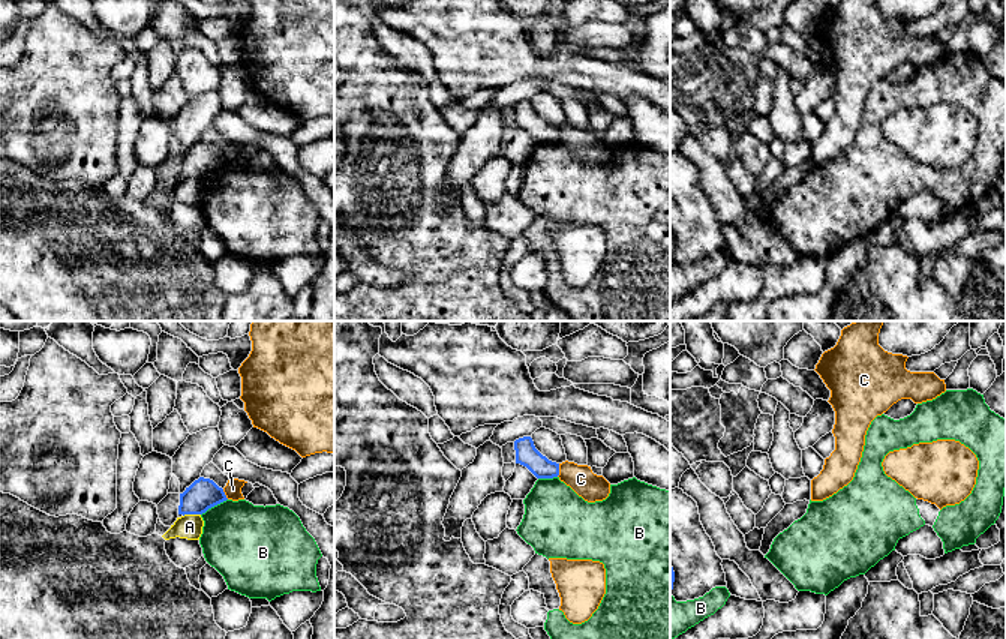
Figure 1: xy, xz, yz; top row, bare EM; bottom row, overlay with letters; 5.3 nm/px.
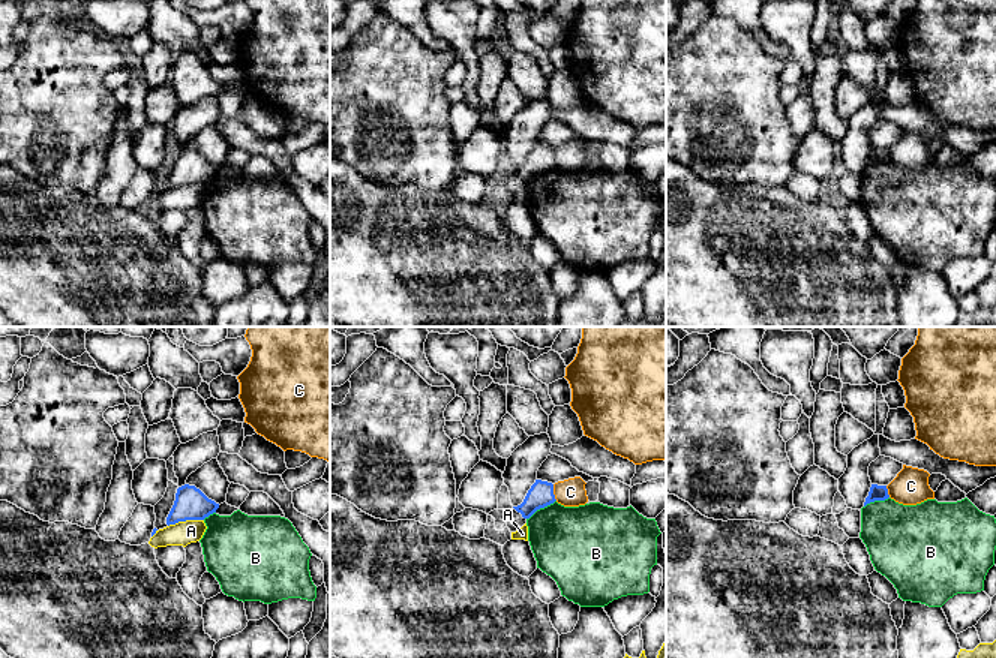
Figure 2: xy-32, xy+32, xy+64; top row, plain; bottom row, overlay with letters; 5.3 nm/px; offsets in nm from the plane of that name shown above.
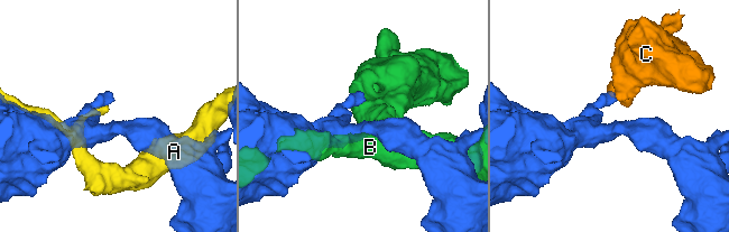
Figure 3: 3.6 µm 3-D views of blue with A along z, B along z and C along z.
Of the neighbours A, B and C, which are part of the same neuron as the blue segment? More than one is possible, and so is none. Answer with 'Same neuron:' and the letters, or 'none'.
Same neuron: none

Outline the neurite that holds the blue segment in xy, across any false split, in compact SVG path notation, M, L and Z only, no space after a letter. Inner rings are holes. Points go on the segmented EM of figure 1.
M199 477L180 494L178 514L202 514L226 500L223 489L213 480Z

